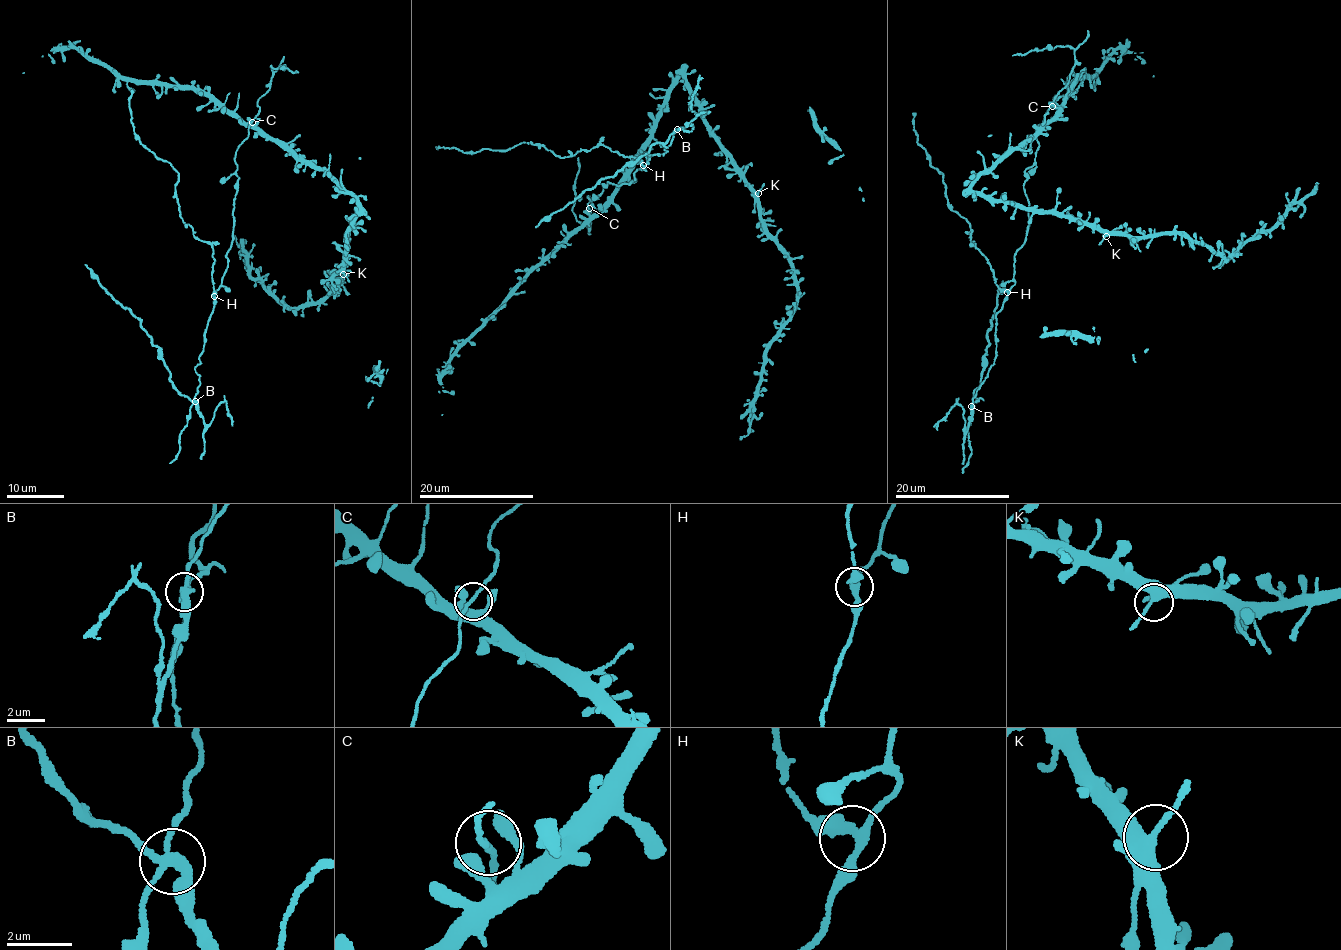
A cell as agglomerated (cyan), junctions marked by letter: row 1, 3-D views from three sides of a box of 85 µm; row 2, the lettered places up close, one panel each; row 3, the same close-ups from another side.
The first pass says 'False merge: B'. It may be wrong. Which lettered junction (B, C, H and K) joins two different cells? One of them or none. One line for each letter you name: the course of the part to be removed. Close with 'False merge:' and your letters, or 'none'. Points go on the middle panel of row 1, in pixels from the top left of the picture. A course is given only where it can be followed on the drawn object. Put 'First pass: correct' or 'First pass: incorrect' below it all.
B: foreign part runs (676, 130), (665, 143), (651, 145), (649, 151), (603, 179), (535, 227)
False merge: B
First pass: correct

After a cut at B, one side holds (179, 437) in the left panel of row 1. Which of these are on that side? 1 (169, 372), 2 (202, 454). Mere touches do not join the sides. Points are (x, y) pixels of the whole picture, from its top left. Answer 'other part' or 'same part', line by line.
1: other part
2: other part

